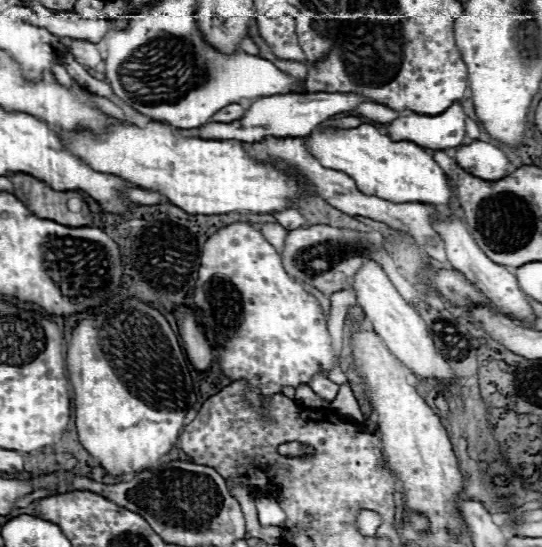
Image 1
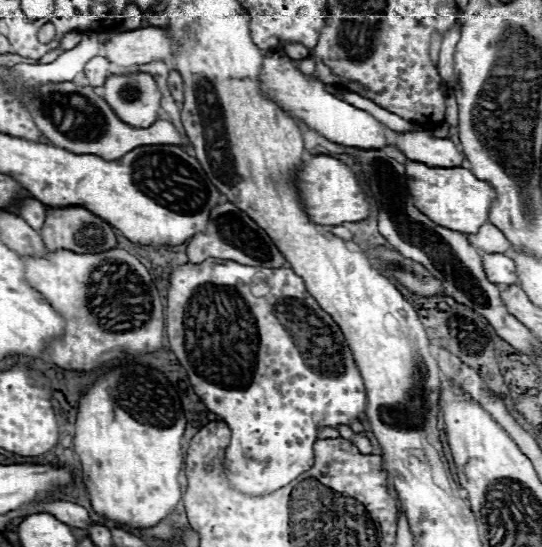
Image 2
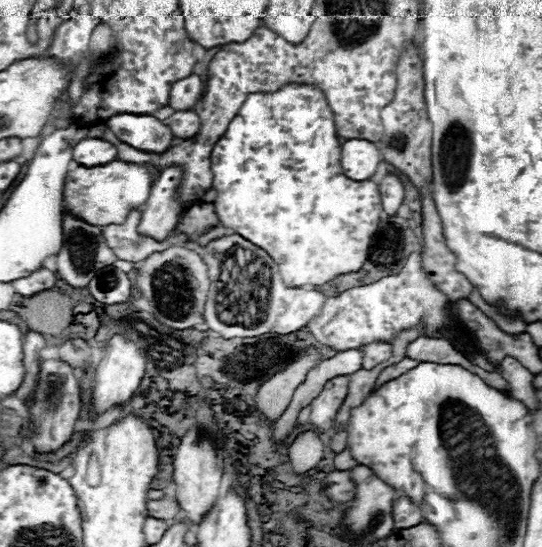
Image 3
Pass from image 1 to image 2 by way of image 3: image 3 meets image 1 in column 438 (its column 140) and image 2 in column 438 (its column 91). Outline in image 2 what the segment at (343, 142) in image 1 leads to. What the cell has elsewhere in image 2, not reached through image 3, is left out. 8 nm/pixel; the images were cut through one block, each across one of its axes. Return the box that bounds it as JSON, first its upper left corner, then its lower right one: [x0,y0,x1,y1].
[404,160,494,234]

